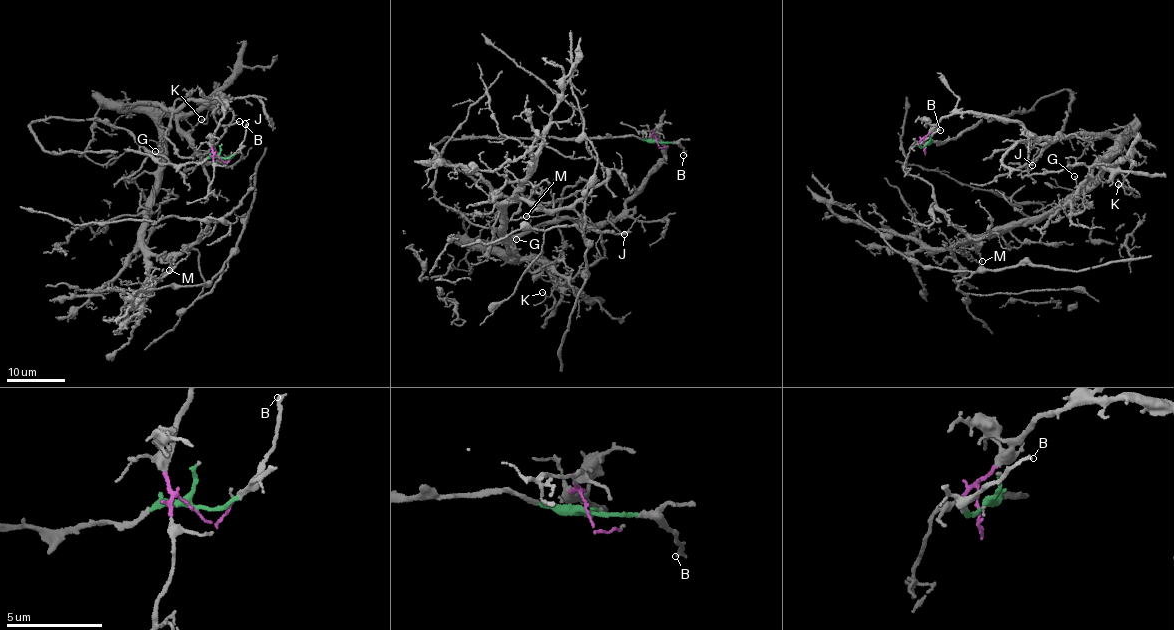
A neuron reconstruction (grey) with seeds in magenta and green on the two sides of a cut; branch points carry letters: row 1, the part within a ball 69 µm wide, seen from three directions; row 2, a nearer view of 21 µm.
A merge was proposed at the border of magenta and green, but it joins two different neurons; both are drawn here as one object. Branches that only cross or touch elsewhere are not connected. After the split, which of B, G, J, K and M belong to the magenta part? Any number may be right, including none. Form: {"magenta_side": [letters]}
{"magenta_side": ["G", "J", "K", "M"]}

